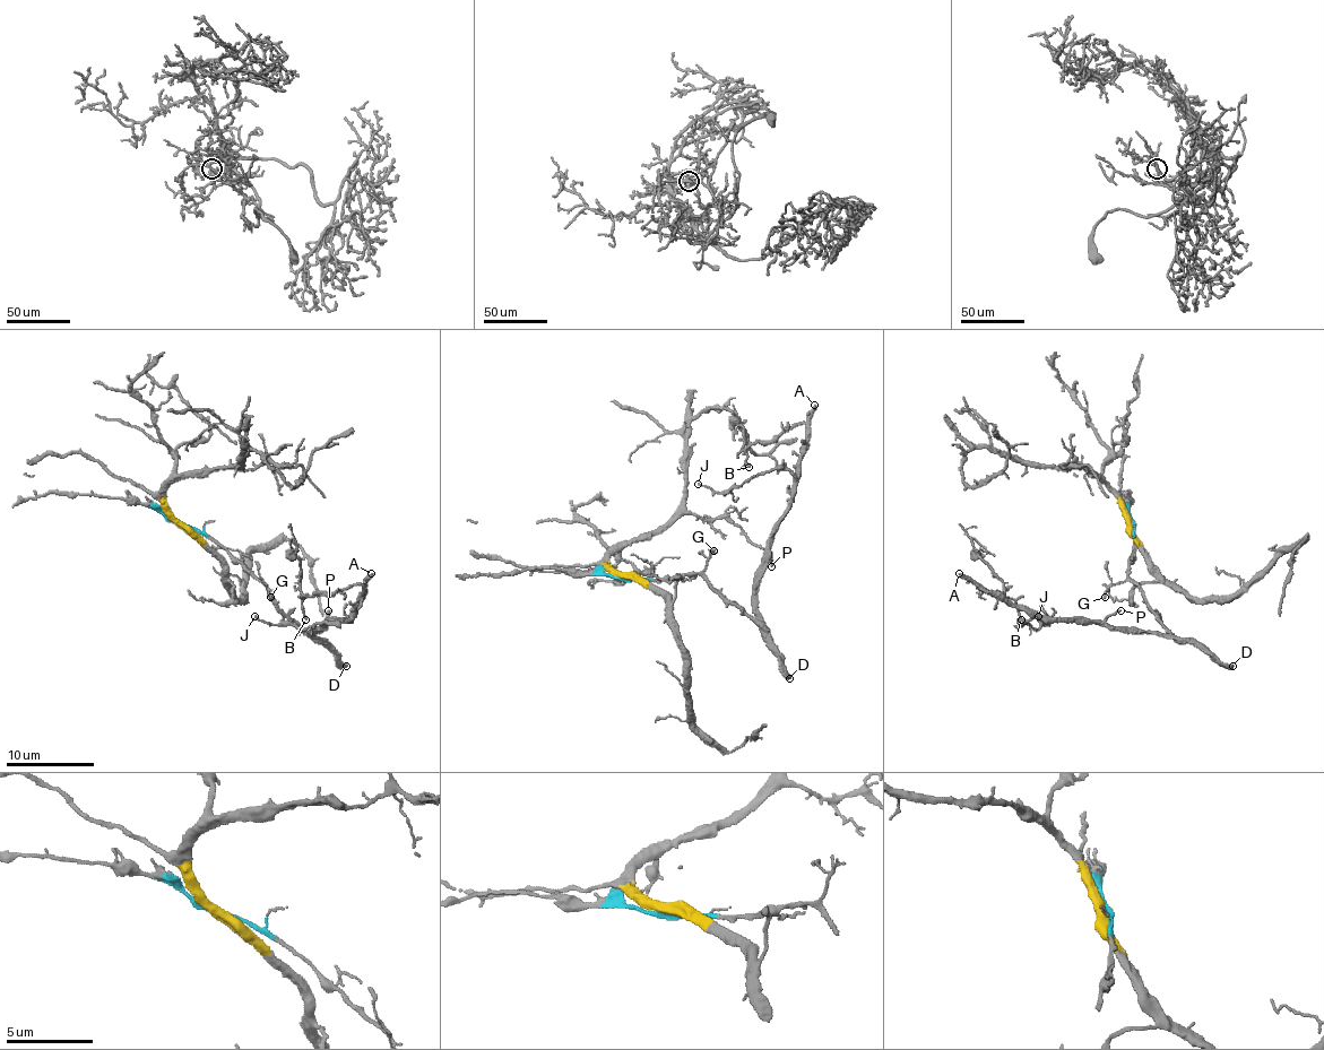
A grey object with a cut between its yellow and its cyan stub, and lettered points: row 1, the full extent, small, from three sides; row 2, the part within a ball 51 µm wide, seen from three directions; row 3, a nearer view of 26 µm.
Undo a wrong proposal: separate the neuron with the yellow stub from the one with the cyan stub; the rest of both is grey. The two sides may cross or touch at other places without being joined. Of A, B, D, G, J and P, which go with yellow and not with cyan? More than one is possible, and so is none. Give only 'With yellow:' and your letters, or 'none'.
With yellow: none

